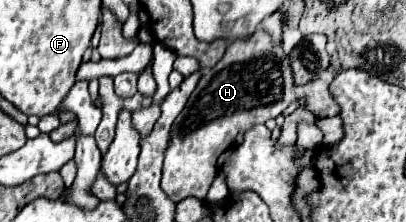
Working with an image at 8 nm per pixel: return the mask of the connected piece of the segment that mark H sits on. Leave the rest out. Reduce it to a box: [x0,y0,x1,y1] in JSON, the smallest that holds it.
[162,30,304,202]

